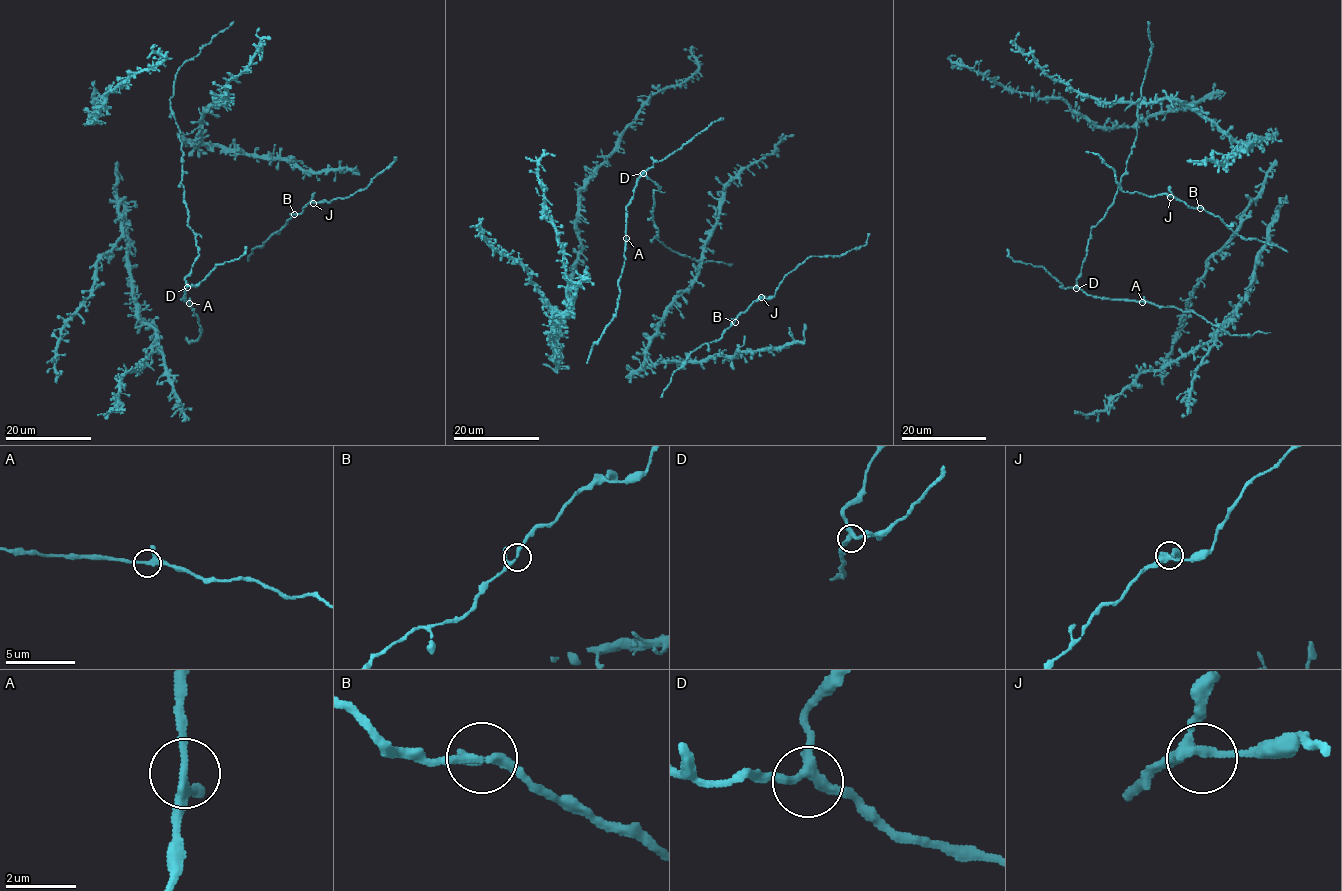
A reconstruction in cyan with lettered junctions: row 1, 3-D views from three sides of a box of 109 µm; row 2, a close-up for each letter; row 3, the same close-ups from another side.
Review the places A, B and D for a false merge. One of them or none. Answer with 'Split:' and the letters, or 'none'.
Split: none

